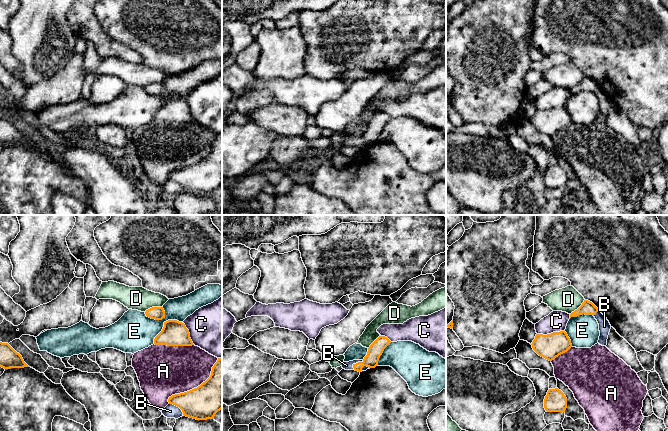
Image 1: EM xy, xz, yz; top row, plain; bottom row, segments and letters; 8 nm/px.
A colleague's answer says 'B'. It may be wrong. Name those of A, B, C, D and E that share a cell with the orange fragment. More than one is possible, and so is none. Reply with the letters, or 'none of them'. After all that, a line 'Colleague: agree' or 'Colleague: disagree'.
none of them
Colleague: disagree

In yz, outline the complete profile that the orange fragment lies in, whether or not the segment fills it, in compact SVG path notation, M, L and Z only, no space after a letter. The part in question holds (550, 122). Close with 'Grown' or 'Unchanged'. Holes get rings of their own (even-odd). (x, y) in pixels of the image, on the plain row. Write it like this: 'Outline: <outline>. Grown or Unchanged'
Outline: M565 107L547 111L536 110L531 121L539 132L549 137L554 136L572 123L571 116Z. Unchanged

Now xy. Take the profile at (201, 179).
Outline: M218 134L205 158L190 167L172 171L168 178L179 183L186 193L196 196L214 195L215 190L222 185L222 134Z. Unchanged

